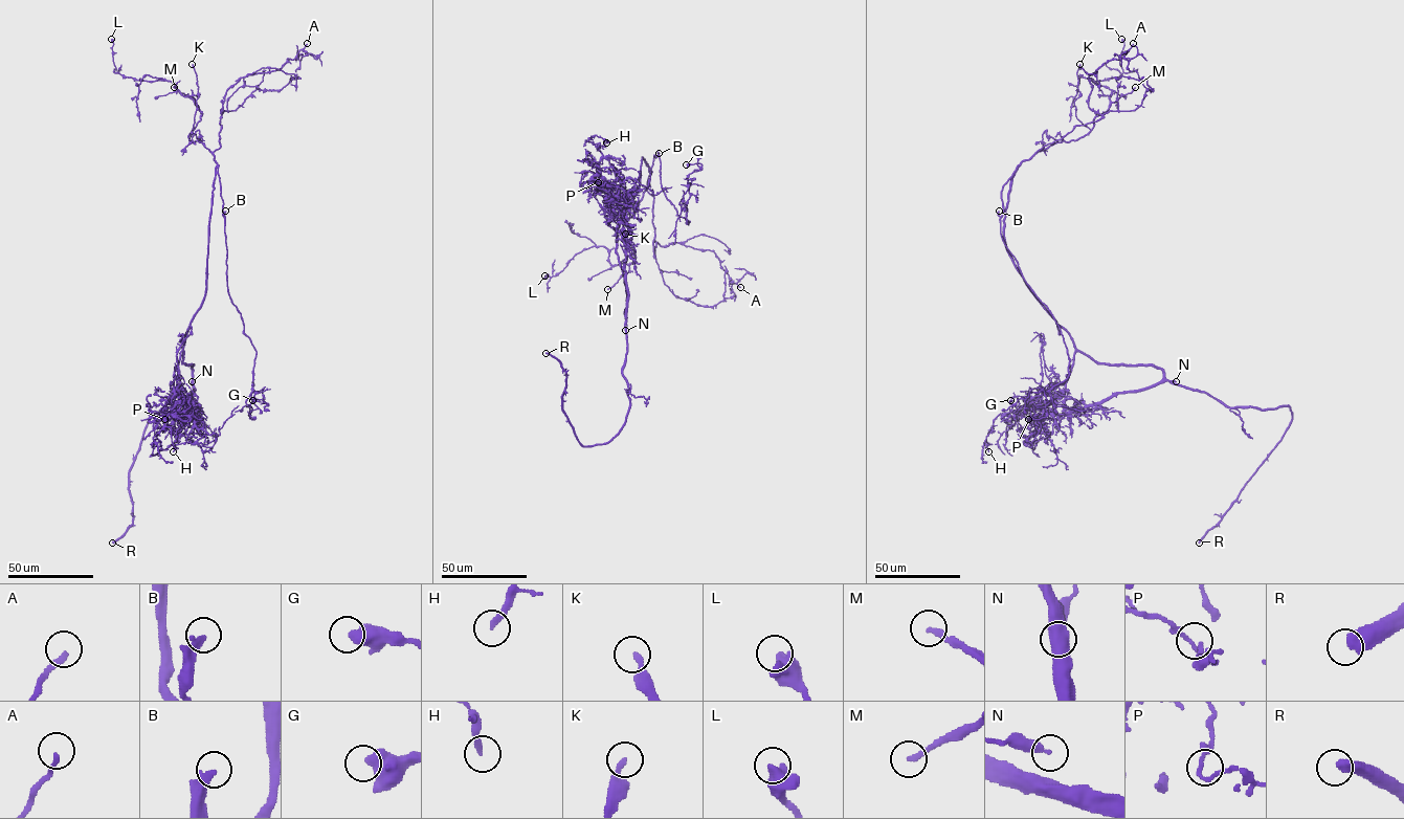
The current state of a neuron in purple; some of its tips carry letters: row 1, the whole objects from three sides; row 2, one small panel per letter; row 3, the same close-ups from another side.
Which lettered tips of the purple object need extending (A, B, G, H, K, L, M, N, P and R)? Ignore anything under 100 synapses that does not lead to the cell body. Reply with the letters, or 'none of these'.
B, M, R

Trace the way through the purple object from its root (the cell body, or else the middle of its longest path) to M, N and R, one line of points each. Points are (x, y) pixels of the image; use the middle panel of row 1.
M: (633, 198), (643, 158), (650, 173), (648, 187), (622, 235), (633, 248), (634, 260), (607, 289)
N: (633, 198), (617, 230), (616, 250), (626, 288), (625, 330)
R: (633, 198), (616, 250), (629, 405), (607, 442), (579, 442), (562, 410), (566, 372), (546, 353)

